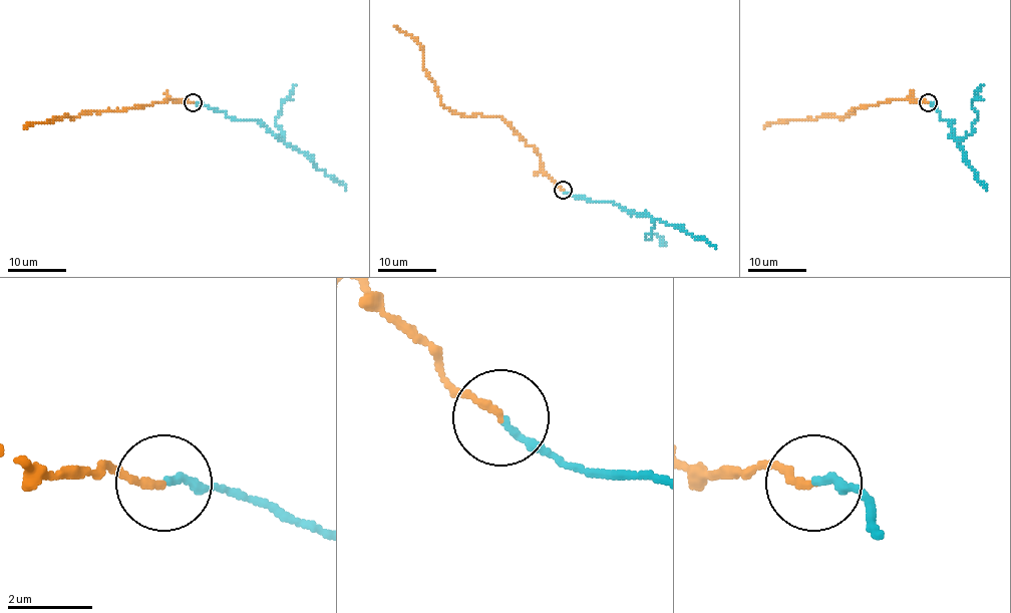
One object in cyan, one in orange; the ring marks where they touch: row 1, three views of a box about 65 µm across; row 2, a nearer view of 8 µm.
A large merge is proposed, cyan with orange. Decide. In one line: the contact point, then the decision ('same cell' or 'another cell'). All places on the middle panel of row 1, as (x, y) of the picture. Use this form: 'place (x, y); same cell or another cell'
place (563, 190); same cell

